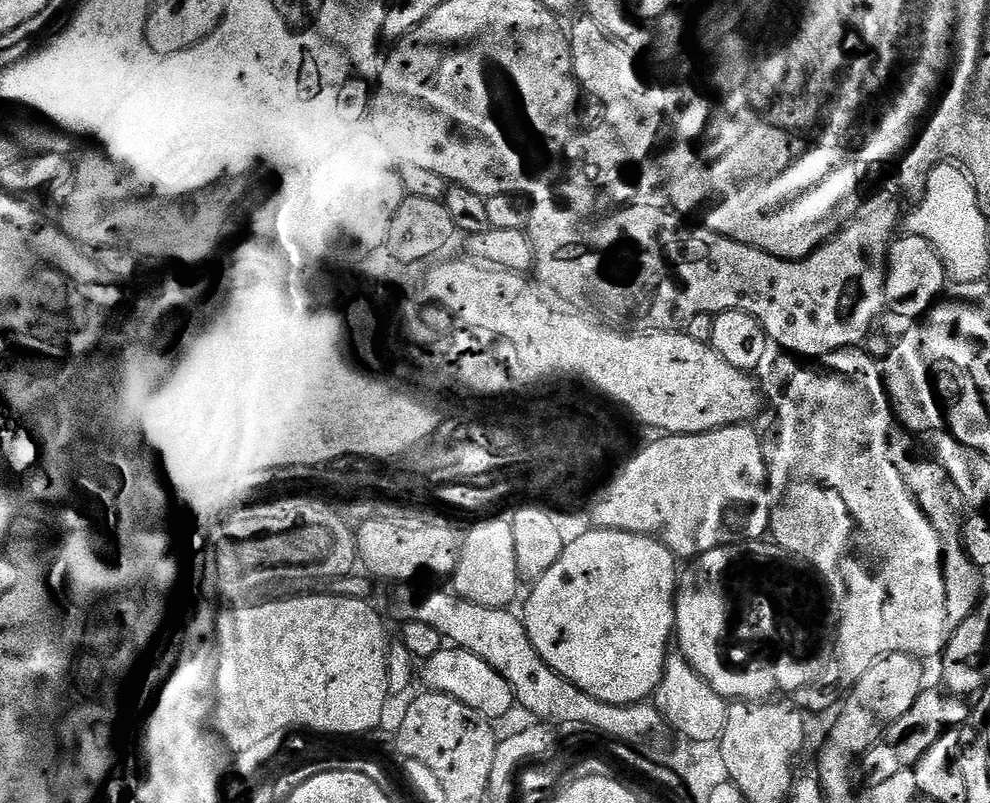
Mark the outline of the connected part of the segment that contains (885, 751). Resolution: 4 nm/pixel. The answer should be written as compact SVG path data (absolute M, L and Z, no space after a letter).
M921 691L920 697L894 722L881 736L880 741L870 750L866 750L862 757L862 768L864 764L864 780L868 786L882 786L892 775L900 773L907 768L915 769L918 758L938 742L938 738L946 730L956 730L968 720L969 701L963 696L954 696L947 691L940 692Z

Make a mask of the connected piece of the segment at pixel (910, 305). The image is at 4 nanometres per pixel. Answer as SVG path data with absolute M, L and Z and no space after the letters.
M907 234L897 235L888 251L888 273L886 274L886 302L887 311L896 316L905 316L905 321L912 322L923 317L924 313L941 299L946 277L942 258L926 242L926 238L909 236Z

